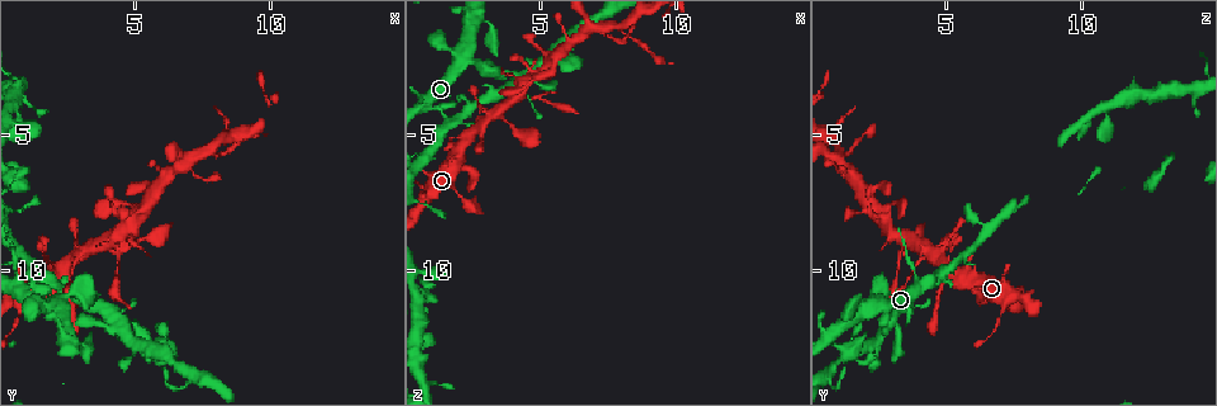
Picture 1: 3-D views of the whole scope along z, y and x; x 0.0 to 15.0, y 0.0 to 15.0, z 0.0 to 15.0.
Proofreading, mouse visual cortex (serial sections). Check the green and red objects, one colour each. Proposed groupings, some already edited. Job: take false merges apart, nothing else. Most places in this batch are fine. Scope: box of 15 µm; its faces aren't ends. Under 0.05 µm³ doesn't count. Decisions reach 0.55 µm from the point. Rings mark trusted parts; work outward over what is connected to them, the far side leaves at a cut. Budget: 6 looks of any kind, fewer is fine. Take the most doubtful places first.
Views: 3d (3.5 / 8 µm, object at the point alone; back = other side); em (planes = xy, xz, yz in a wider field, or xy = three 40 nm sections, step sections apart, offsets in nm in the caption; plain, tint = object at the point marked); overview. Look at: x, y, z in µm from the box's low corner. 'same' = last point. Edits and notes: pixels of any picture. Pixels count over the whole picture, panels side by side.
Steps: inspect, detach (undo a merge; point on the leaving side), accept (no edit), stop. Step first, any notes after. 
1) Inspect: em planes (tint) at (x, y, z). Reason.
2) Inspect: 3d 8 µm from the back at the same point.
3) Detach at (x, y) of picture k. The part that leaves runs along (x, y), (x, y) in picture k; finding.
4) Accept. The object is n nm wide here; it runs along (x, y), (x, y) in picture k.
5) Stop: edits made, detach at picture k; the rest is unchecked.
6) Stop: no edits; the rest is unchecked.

Inspect: 3d 3.5 µm from the back at (1.6, 10.3, 4.4). Abrupt turn.

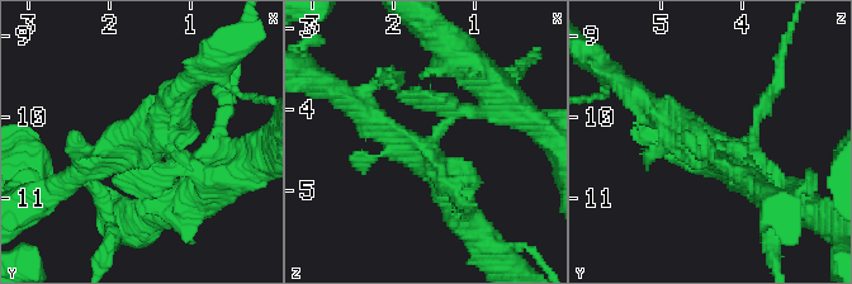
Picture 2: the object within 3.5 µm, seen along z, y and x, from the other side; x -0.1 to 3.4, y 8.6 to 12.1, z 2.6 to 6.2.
Inspect: em xy step 2 (tint) at (1.55, 10.35, 4.45). Shape alone is not enough.

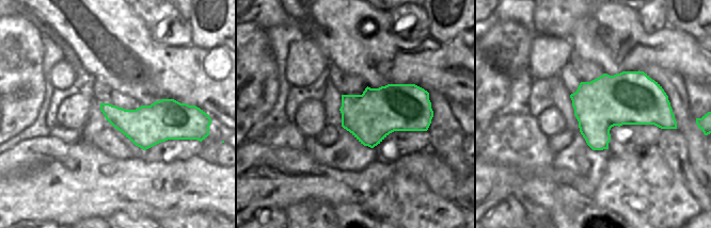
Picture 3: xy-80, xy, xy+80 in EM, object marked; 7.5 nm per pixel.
Accept. It runs along (203, 173), (164, 145), (79, 173) in picture 2; continuous, no second cell.

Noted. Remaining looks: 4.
Inspect: 3d 3.5 µm at (4.4, 10.0, 3.2). A narrow waist.

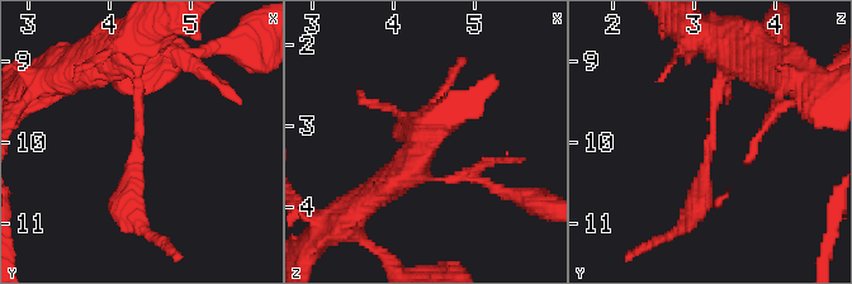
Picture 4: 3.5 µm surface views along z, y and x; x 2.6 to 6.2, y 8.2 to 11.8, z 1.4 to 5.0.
Inspect: em xy step 3 (tint) at (4.35, 9.90, 3.25). Need the tissue.

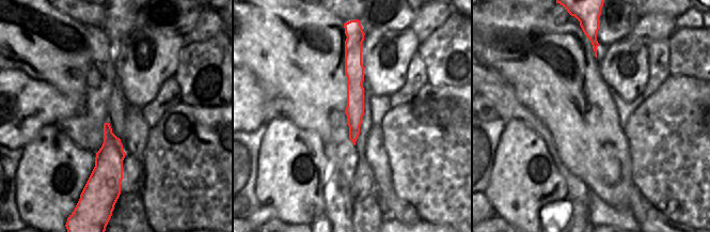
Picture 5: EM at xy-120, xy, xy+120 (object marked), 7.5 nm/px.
Accept. It runs along (737, 52), (720, 76), (691, 212) in picture 4; all the same cell.

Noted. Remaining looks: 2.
Inspect: 3d 3.5 µm at (7.8, 5.7, 1.0). Small branch off a trunk.

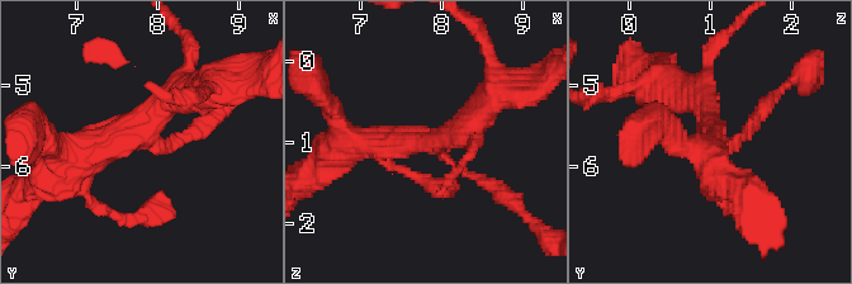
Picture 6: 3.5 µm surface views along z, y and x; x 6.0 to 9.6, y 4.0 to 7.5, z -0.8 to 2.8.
Inspect: em xy step 1 (tint) at (7.80, 5.65, 1.00). 3 arms meet here; the arms are 150, 350, 400 nm wide; now the EM.

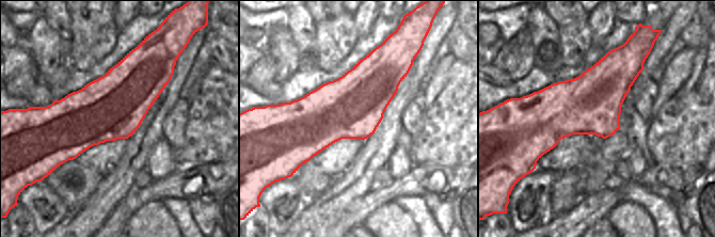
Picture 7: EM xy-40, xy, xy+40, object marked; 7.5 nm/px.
Accept. It runs along (60, 164), (197, 94) in picture 6; all the same cell.

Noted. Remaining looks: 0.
Stop: no edits; the rest is unchecked.

